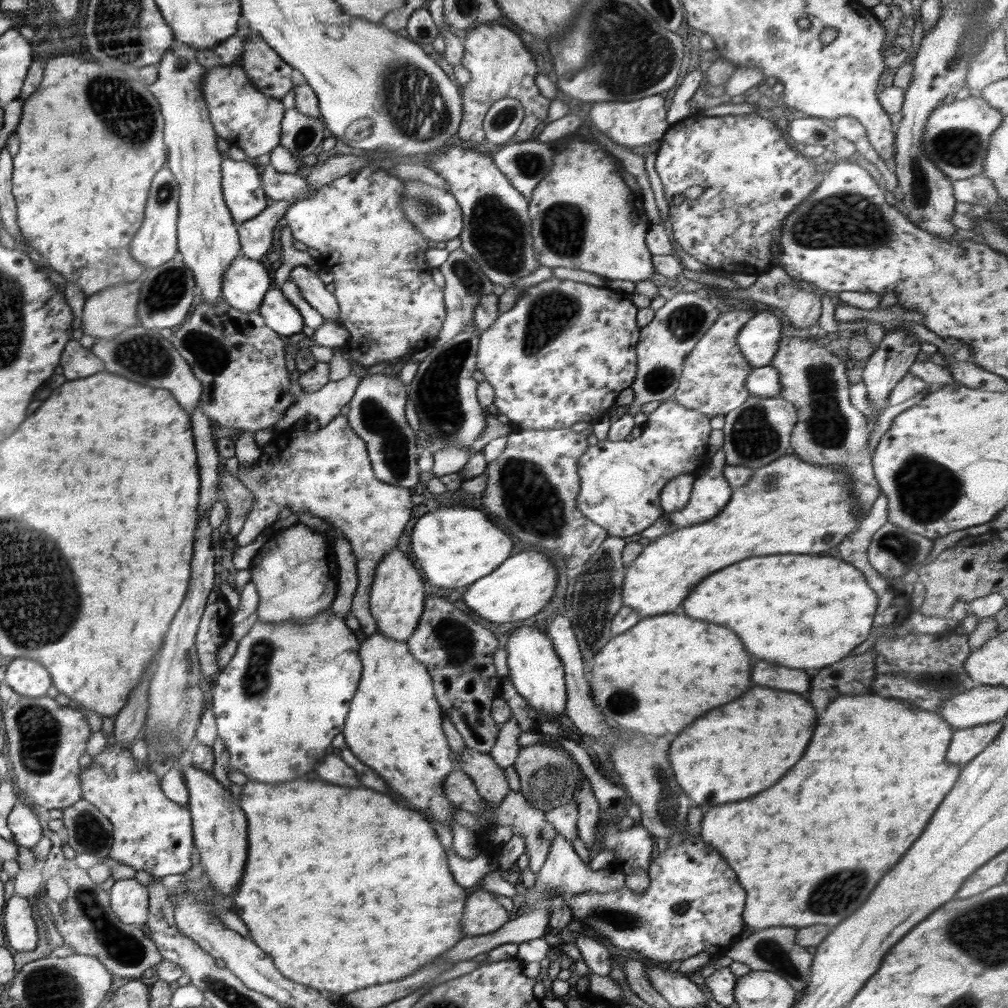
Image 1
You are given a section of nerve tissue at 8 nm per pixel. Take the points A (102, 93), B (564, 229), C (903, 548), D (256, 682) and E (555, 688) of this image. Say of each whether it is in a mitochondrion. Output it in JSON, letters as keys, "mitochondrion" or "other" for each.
{"A":"mitochondrion","B":"mitochondrion","C":"mitochondrion","D":"mitochondrion","E":"other"}

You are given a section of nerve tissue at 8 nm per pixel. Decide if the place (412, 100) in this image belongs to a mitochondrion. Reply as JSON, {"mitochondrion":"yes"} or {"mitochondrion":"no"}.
{"mitochondrion":"yes"}

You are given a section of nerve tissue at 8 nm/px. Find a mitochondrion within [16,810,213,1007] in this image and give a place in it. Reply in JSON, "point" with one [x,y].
{"point":[126,949]}

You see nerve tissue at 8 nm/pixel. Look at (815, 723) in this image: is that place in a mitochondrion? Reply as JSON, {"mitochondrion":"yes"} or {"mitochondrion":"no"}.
{"mitochondrion":"no"}

